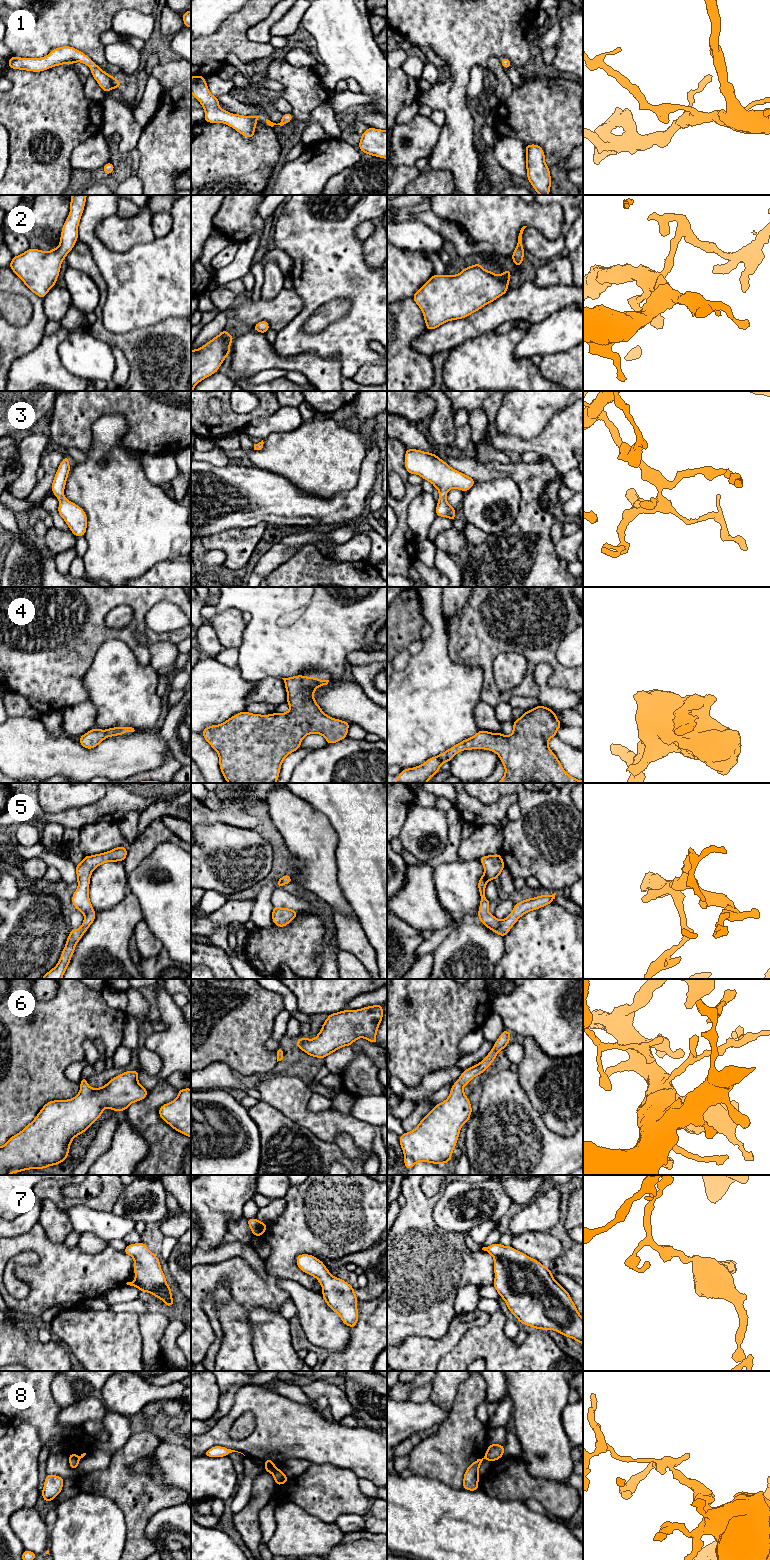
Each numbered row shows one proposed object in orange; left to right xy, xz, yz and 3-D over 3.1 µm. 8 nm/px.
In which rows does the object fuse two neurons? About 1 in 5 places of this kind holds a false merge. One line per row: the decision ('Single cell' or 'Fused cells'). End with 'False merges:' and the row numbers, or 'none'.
1: Single cell
2: Single cell
3: Single cell
4: Single cell
5: Single cell
6: Single cell
7: Single cell
8: Fused cells
False merges: 8

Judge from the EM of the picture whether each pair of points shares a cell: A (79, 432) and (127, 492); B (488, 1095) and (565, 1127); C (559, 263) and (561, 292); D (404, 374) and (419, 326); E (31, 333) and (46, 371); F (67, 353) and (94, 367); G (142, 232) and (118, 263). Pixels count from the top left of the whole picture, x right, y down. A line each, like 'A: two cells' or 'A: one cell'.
A: two cells
B: two cells
C: two cells
D: one cell
E: two cells
F: one cell
G: two cells

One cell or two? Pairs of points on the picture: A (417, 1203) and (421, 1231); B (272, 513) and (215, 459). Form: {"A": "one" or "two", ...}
{"A": "one", "B": "two"}

